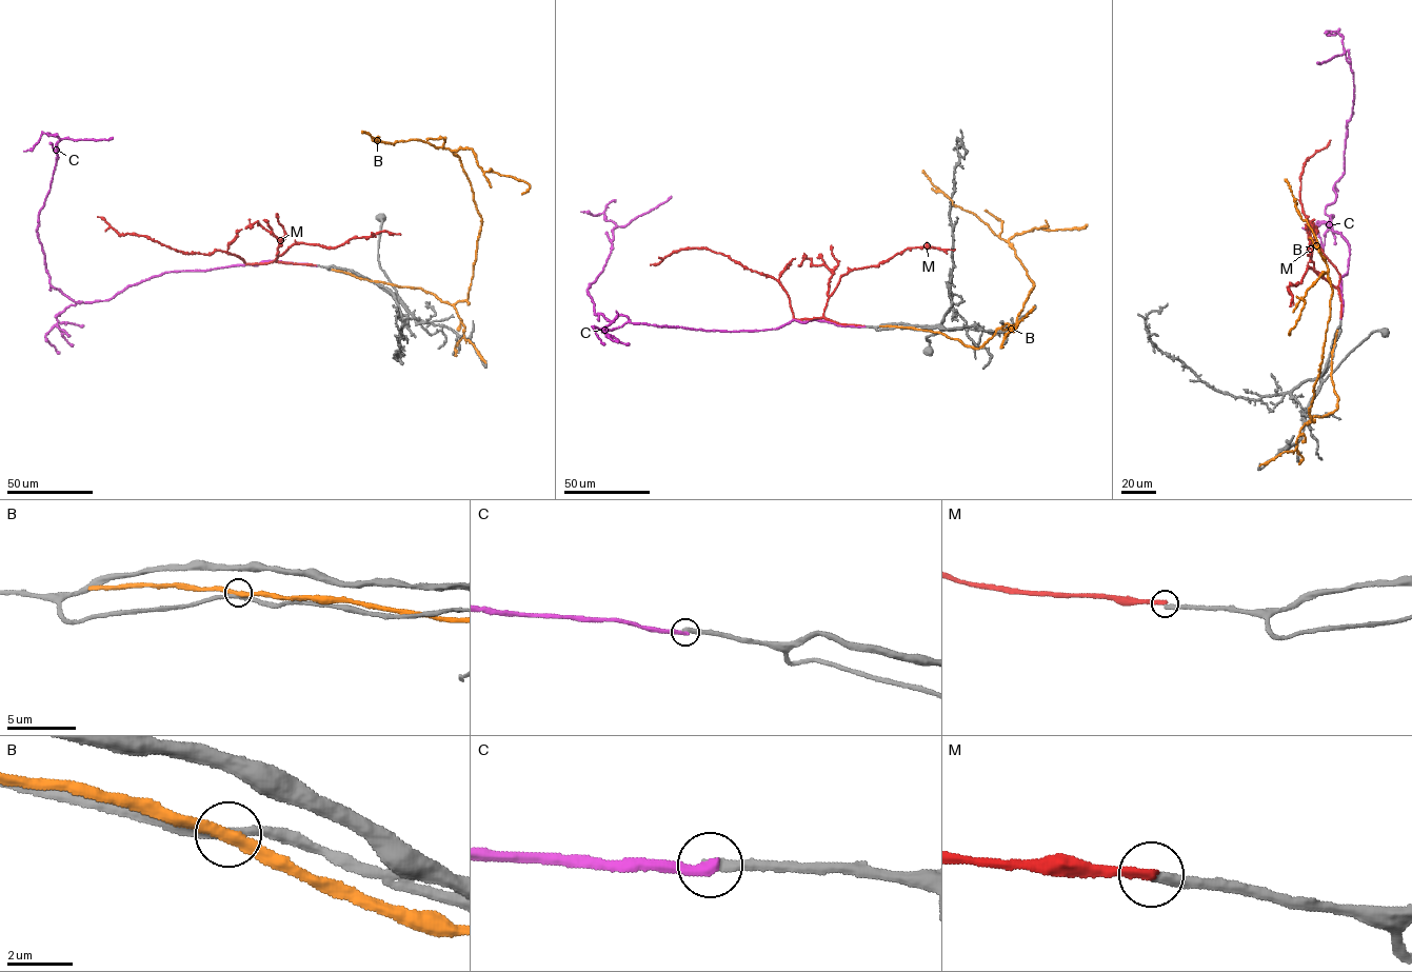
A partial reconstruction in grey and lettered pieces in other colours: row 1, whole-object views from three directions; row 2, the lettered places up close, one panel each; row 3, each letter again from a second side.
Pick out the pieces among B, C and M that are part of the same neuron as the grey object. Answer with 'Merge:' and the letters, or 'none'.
Merge: none

